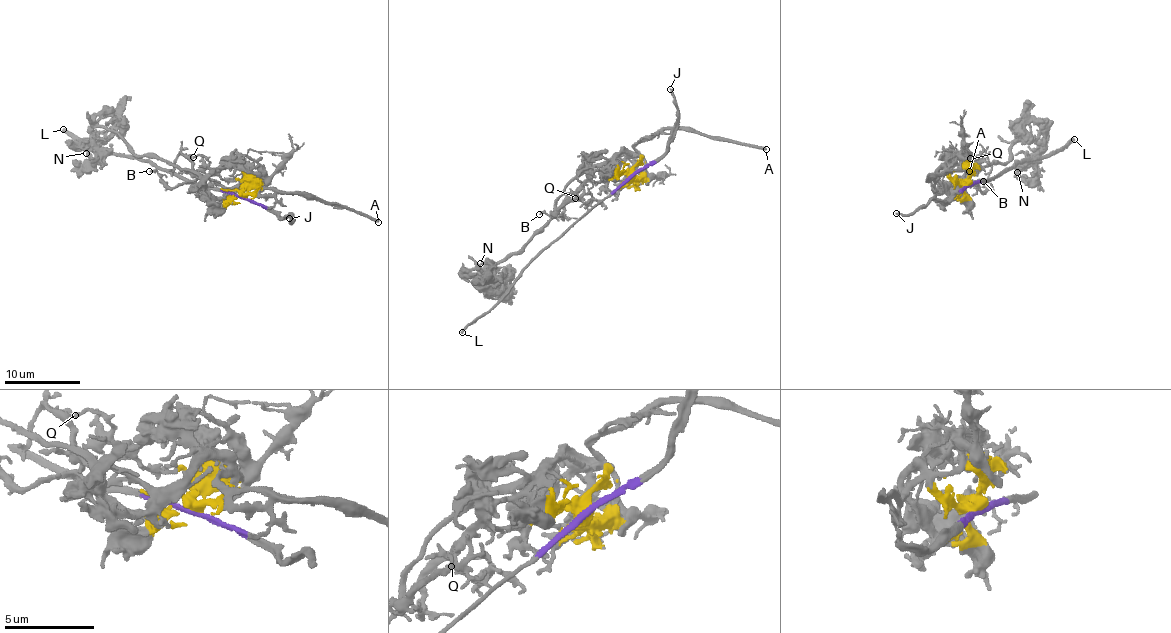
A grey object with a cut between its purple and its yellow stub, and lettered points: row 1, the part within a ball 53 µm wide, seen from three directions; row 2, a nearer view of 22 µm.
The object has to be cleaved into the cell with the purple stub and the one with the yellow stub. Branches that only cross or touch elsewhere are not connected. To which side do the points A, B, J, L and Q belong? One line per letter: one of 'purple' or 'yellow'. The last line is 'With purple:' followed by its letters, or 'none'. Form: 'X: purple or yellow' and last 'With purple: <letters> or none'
A: yellow
B: yellow
J: purple
L: purple
Q: yellow
With purple: J, L

